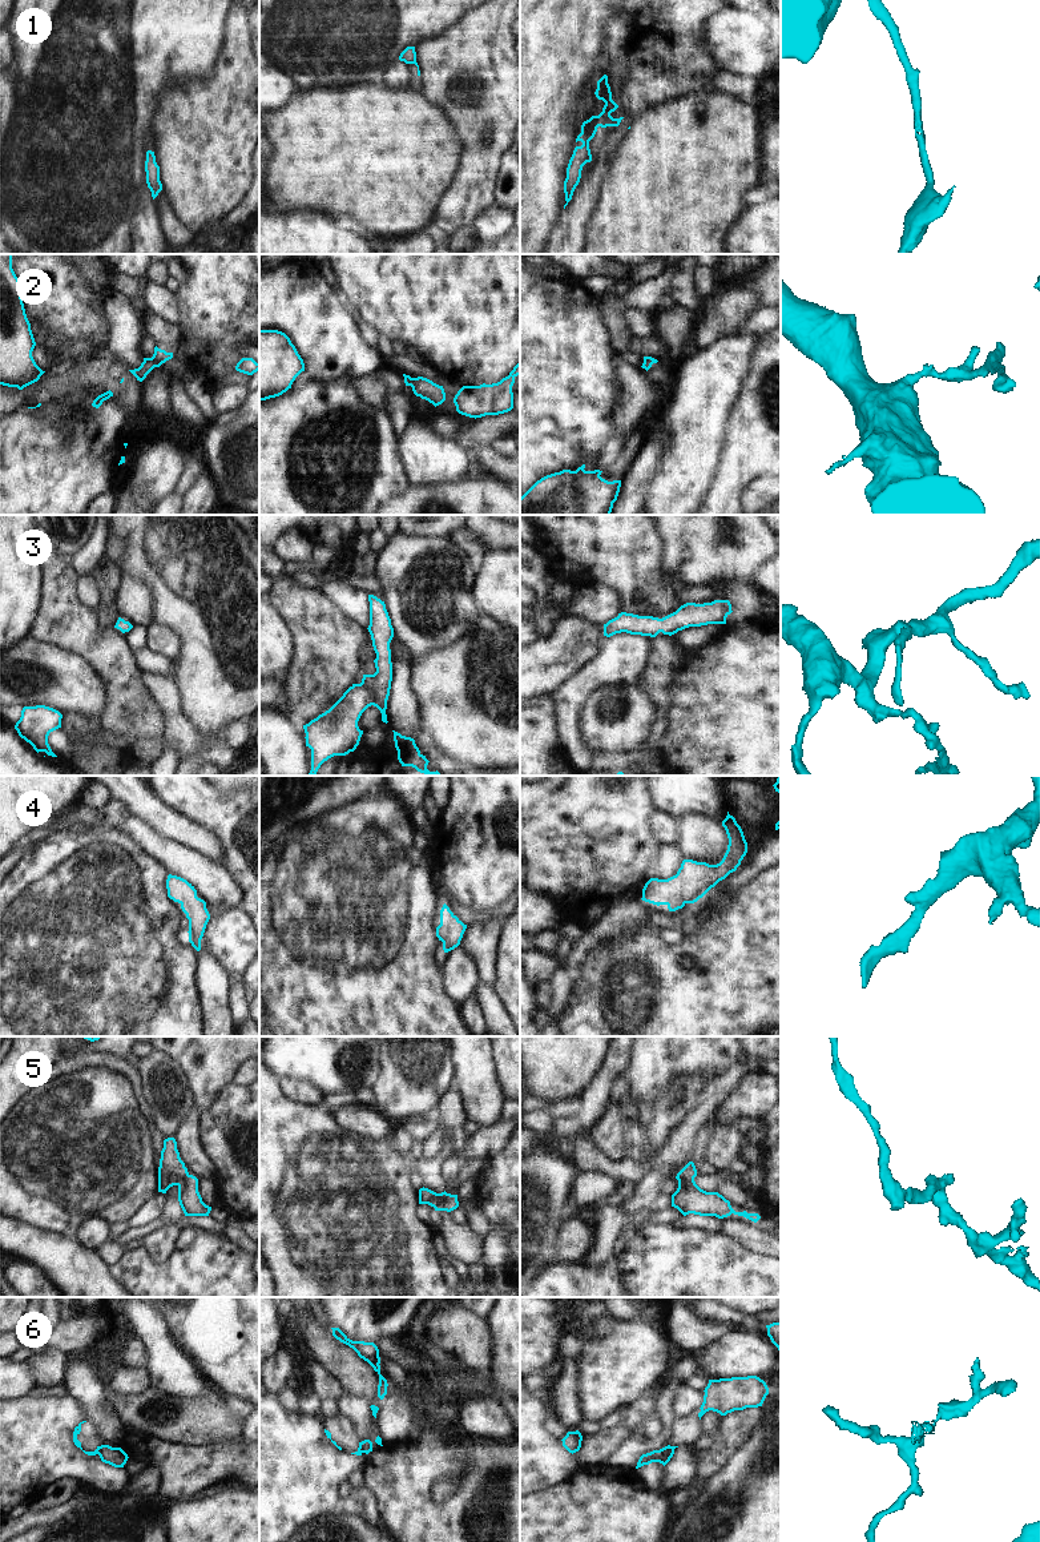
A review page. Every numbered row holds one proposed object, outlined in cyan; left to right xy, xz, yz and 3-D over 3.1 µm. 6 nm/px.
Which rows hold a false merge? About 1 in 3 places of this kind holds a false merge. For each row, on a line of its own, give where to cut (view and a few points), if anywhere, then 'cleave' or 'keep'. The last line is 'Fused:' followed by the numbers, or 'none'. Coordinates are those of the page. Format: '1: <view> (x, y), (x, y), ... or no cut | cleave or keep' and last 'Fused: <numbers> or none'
1: no cut | keep
2: no cut | keep
3: no cut | keep
4: no cut | keep
5: no cut | keep
6: xy (100, 1446), (99, 1454) | cleave
Fused: 6

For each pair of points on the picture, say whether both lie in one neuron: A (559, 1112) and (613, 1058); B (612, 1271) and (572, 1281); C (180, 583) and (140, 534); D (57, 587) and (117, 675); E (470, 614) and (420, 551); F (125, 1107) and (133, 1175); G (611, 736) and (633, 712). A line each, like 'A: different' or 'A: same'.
A: same
B: same
C: same
D: same
E: same
F: same
G: same

